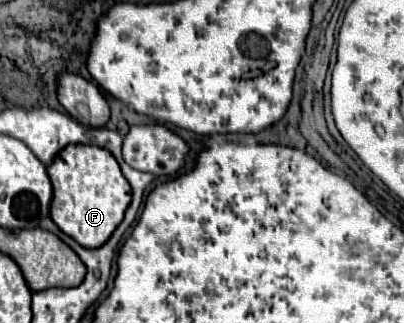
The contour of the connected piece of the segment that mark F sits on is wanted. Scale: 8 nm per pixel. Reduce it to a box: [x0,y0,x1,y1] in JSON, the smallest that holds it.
[48,144,130,248]

